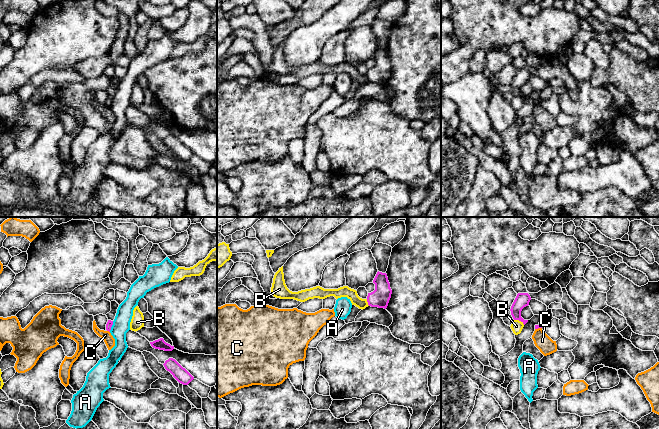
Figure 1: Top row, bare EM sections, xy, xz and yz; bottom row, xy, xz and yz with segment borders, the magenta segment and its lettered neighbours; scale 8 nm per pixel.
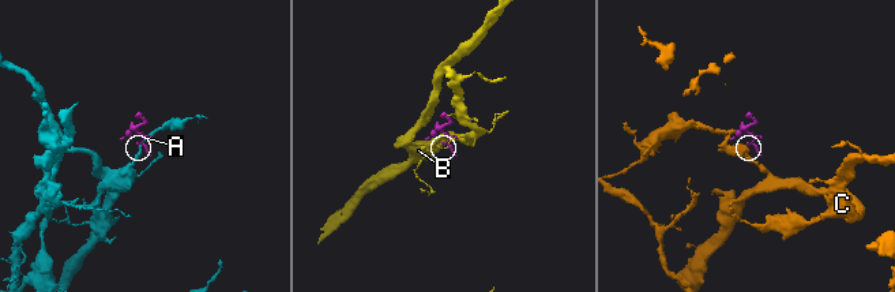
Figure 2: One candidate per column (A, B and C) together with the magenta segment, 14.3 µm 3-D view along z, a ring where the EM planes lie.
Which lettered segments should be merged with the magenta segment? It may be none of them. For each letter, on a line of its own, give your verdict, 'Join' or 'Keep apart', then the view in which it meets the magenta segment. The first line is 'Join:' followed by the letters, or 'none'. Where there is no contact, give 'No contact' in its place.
Join: none
A: Keep apart. Touches magenta in xy
B: Keep apart. Touches magenta in yz
C: Keep apart. Touches magenta in yz

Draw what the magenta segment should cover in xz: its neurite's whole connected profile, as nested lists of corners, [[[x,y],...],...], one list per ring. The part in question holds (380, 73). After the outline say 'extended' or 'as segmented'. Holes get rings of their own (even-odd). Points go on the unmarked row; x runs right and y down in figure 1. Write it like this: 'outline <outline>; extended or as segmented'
outline [[[378,47],[373,59],[375,60],[375,66],[368,69],[368,81],[386,85],[392,70],[387,50]]]; as segmented

